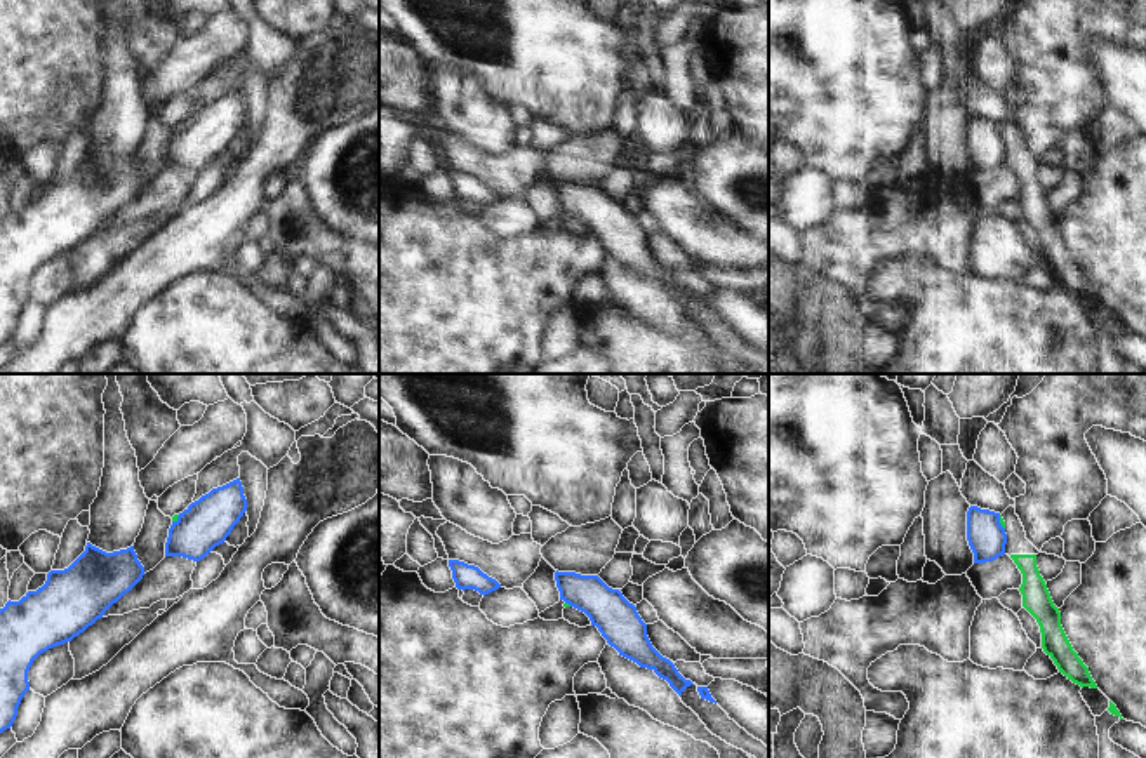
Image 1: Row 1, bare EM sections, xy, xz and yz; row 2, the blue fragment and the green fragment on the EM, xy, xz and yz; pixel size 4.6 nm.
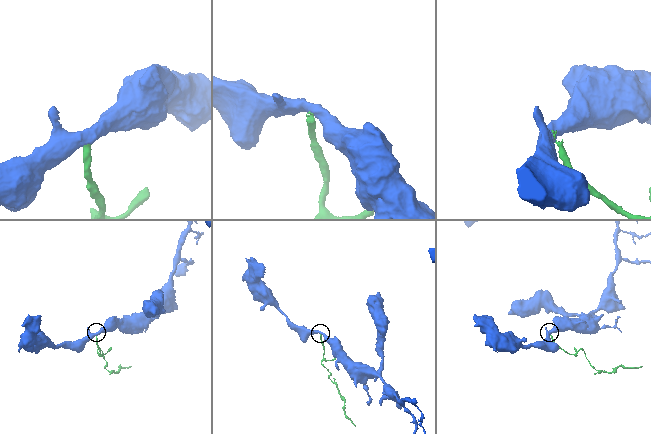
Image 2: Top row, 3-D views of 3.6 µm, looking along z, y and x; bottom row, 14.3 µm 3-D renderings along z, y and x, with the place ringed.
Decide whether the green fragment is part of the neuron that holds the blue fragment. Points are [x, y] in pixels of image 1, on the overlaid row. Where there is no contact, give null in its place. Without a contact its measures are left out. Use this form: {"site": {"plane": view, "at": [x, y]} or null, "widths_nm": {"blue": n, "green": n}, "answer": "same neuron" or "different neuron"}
{"site": {"plane": "yz", "at": [999, 522]}, "widths_nm": {"blue": 180, "green": 20}, "answer": "different neuron"}

